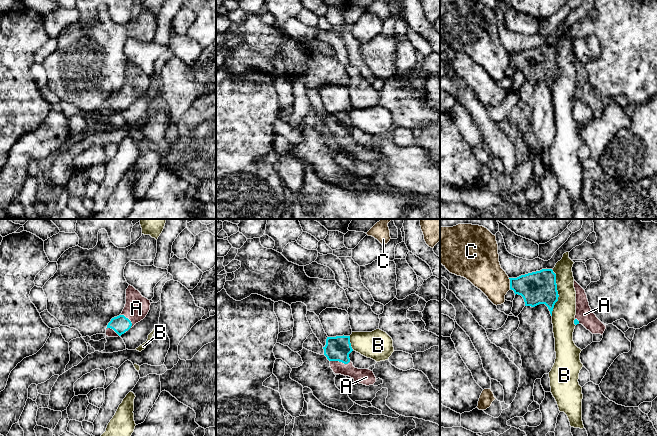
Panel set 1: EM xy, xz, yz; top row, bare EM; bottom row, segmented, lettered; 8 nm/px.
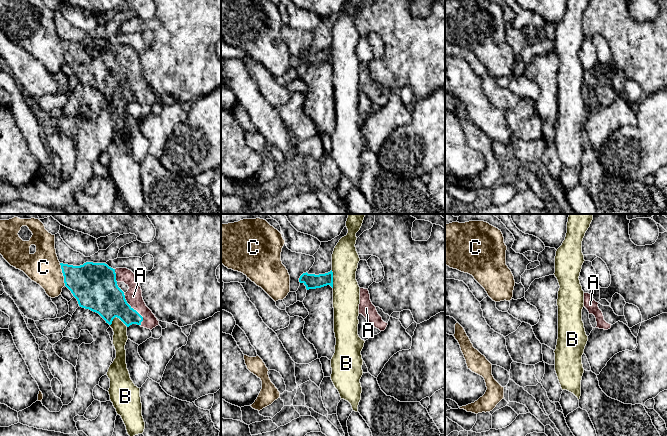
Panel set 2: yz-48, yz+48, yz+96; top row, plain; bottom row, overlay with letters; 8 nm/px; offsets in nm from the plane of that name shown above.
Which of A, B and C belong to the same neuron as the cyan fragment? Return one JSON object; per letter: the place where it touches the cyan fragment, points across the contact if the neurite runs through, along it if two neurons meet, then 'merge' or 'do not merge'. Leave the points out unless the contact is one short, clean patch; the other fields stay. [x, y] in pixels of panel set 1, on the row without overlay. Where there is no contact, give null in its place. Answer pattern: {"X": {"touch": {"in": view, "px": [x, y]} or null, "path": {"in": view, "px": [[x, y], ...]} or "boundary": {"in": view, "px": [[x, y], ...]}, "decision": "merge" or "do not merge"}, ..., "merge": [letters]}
{"A": {"touch": {"in": "xz", "px": [340, 137]}, "decision": "merge"}, "B": {"touch": {"in": "yz", "px": [557, 68]}, "decision": "do not merge"}, "C": {"touch": {"in": "yz", "px": [510, 59]}, "decision": "do not merge"}, "merge": ["A"]}

